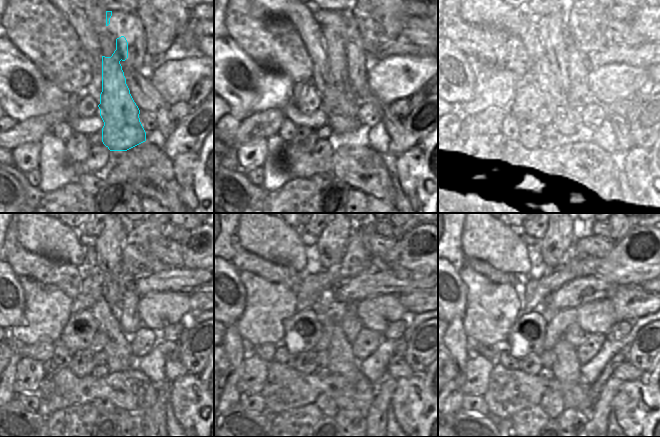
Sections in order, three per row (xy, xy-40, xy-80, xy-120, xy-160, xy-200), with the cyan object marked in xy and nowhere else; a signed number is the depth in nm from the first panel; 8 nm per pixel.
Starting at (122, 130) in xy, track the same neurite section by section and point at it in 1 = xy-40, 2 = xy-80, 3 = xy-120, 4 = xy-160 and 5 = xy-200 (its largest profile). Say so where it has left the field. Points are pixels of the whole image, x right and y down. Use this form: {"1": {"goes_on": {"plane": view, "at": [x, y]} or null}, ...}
{"1": {"goes_on": {"plane": "xy-40", "at": [338, 50]}}, "2": {"goes_on": {"plane": "xy-80", "at": [557, 24]}}, "3": {"goes_on": {"plane": "xy-120", "at": [108, 245]}}, "4": {"goes_on": {"plane": "xy-160", "at": [332, 243]}}, "5": {"goes_on": {"plane": "xy-200", "at": [558, 242]}}}

